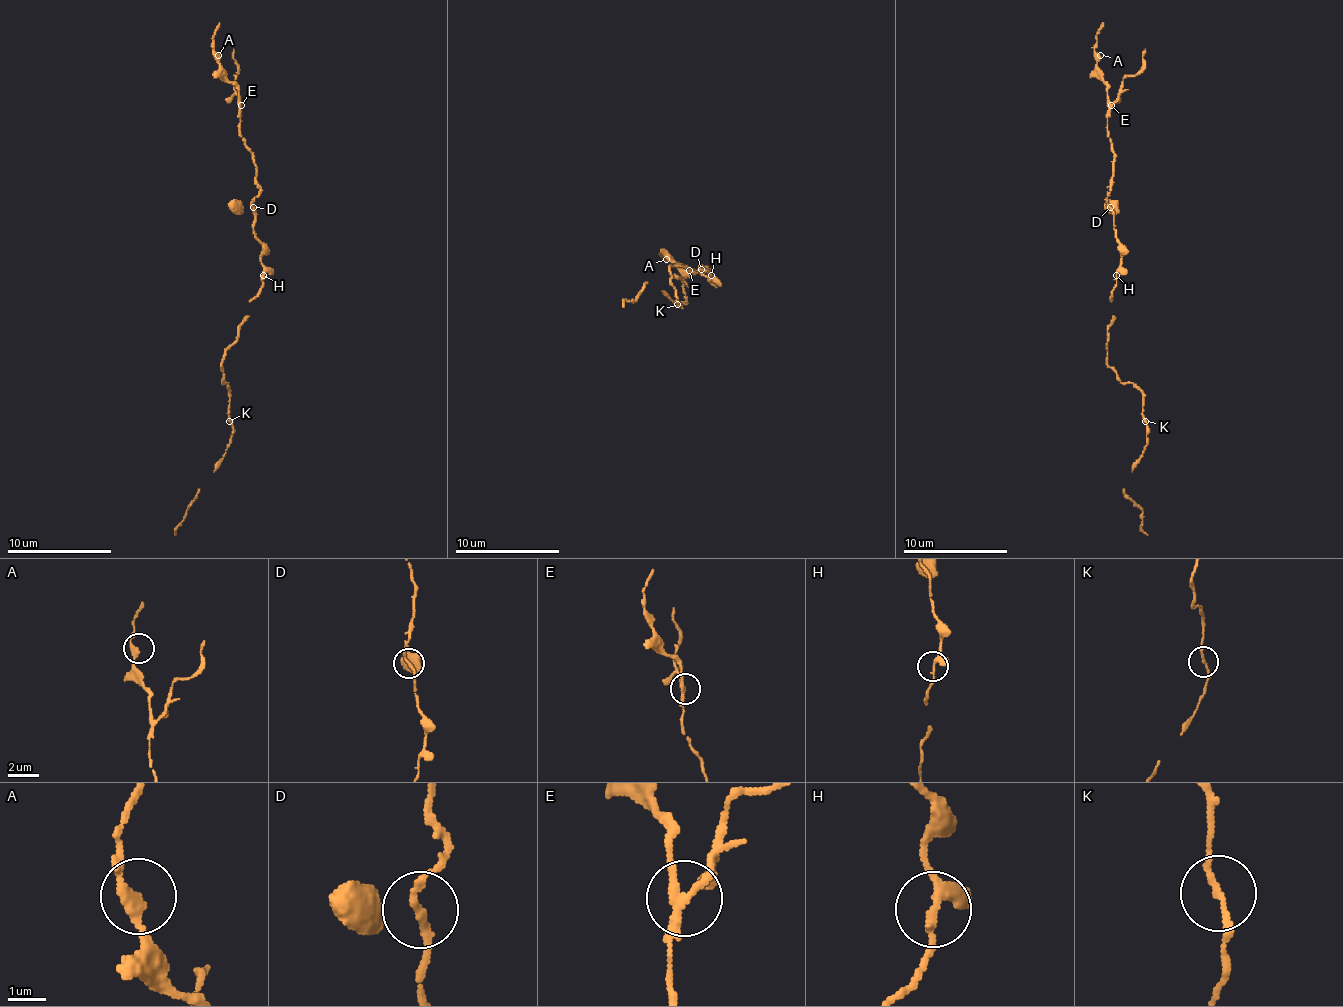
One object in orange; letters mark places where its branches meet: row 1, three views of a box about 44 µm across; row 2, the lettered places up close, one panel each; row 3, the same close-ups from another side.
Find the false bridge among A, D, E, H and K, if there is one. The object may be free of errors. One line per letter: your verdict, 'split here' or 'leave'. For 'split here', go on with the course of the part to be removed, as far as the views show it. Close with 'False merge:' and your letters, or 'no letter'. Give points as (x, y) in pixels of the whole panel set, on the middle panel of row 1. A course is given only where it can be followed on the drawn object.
A: leave
D: leave
E: split here; course (690, 269), (682, 277), (685, 301), (682, 303)
H: leave
K: leave
False merge: E

